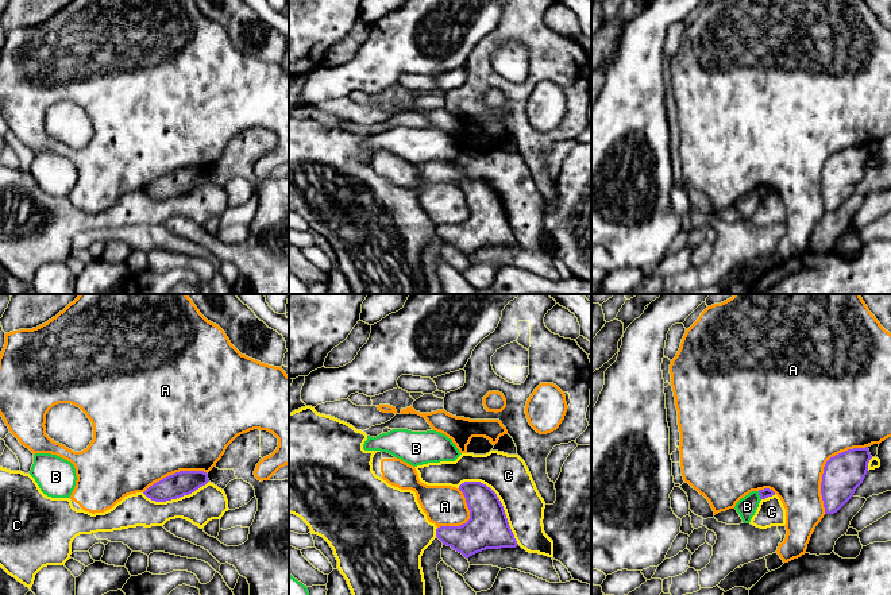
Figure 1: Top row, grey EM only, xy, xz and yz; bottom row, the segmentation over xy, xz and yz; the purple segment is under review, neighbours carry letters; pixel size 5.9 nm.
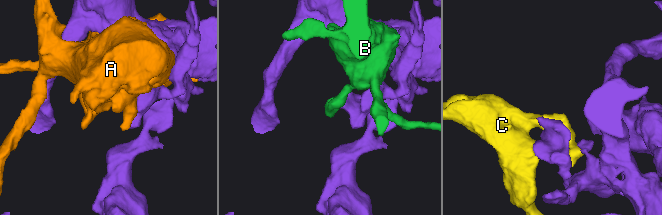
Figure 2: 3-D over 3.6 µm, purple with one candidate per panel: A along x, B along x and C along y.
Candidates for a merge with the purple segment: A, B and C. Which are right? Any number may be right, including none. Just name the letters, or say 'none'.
none

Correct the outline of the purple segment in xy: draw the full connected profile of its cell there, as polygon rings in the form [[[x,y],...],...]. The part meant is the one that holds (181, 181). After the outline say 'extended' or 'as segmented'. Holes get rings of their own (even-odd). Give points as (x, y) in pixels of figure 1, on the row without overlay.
[[[180,169],[150,183],[143,192],[155,200],[189,193],[209,179],[204,169]]] | as segmented

